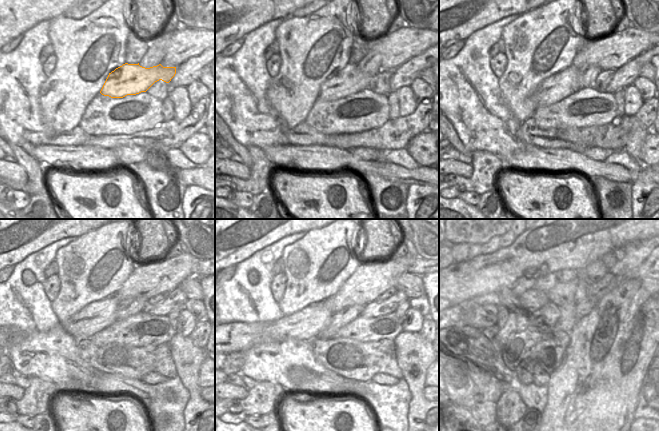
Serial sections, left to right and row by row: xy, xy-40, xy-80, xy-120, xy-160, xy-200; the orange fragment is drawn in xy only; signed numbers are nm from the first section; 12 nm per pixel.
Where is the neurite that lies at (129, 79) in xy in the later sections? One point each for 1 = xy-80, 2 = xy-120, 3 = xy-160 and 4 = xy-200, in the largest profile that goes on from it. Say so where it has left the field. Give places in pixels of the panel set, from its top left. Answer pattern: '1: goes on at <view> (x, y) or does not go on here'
1: goes on at xy-80 (560, 85)
2: goes on at xy-120 (96, 316)
3: goes on at xy-160 (305, 324)
4: goes on at xy-200 (521, 326)

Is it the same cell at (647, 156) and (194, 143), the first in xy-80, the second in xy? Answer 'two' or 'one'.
one

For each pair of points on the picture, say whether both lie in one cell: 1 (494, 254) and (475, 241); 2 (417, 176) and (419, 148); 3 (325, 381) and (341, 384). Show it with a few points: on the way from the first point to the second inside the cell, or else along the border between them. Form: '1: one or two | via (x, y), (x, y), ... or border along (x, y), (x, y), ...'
1: two | border along (506, 236), (465, 260)
2: two | border along (426, 166), (428, 167)
3: one | via (329, 384), (337, 384)

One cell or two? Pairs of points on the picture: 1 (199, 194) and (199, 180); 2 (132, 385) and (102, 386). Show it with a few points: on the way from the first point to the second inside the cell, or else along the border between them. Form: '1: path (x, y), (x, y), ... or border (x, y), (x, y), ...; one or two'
1: border (187, 185), (198, 185), (204, 188); two
2: path (125, 385), (109, 385); one

